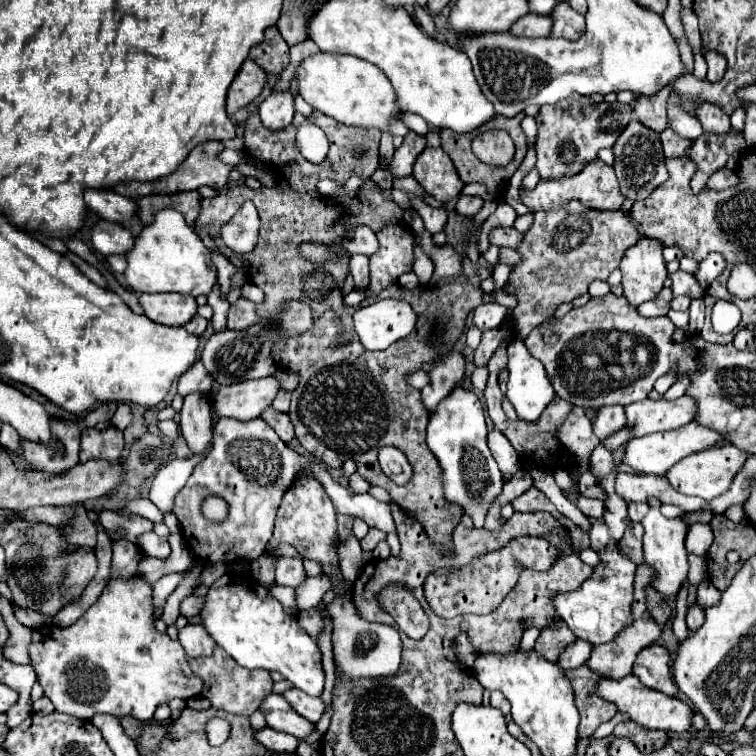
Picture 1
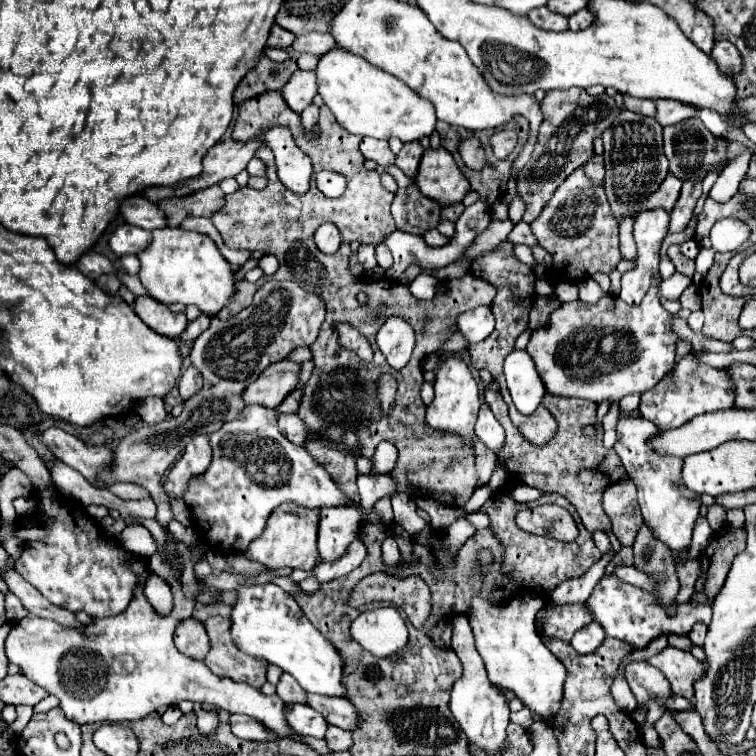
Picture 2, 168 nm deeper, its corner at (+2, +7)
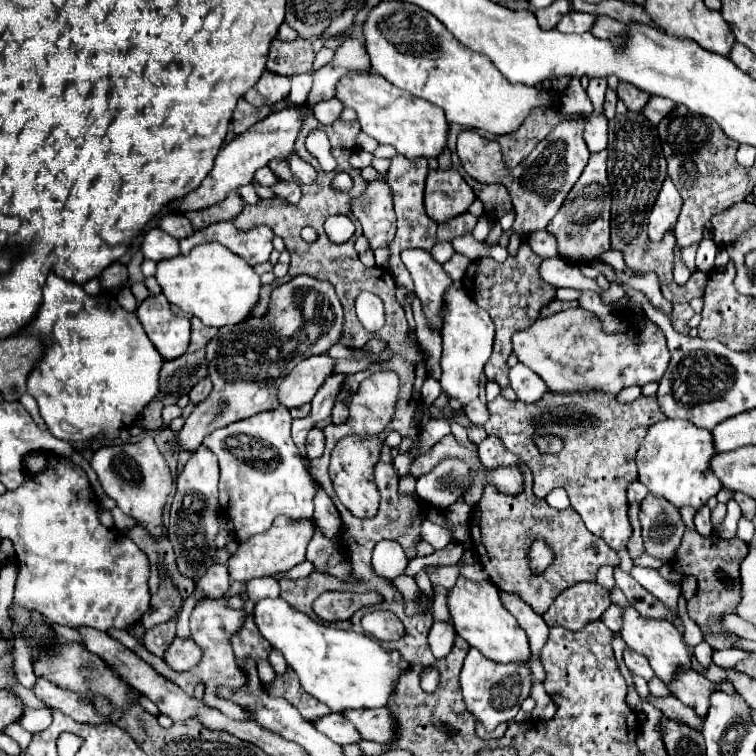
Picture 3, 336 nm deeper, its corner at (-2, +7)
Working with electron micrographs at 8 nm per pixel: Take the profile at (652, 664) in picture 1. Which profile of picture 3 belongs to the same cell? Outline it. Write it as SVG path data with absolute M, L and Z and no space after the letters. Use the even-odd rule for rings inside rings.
M682 670L678 672L678 678L668 686L670 692L686 706L694 708L694 712L700 718L706 718L706 712L710 708L710 694L720 690L726 692L730 696L736 694L736 688L732 682L722 682L722 684L714 684L708 678L704 678L702 674L698 674L696 670Z

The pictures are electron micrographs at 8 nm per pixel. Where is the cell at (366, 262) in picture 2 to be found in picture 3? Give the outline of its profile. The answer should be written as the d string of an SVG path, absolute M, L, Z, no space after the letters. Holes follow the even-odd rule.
M386 178L368 182L366 192L350 204L350 210L362 222L364 236L370 240L372 250L390 244L396 232L396 214Z

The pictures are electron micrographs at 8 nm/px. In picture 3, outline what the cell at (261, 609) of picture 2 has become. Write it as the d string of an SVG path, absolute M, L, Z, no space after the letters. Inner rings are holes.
M264 598L256 602L254 620L270 646L278 648L288 666L294 668L302 688L324 702L332 712L388 706L394 694L394 682L398 682L400 672L406 668L406 662L396 650L386 650L380 642L354 630L324 626L292 608L282 598Z

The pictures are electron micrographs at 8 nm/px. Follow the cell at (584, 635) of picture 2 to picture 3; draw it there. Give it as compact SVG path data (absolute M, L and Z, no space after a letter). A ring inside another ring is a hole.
M610 604L610 608L602 614L602 622L612 630L612 632L620 632L622 630L622 608L618 608L618 604Z

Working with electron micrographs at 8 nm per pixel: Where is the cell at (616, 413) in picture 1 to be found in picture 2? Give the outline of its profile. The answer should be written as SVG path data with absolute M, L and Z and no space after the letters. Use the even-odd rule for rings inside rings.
M622 416L618 420L616 432L616 444L614 450L622 460L622 466L626 468L630 480L636 484L638 488L638 504L642 508L642 516L644 516L644 524L654 532L654 538L660 540L662 544L666 544L670 548L670 552L674 552L674 556L678 556L682 550L686 550L690 546L690 538L692 538L692 528L694 522L698 518L698 502L692 502L688 498L684 498L678 488L672 486L672 482L682 484L680 478L680 468L682 468L682 458L674 458L674 456L658 456L656 452L652 452L646 446L646 440L656 434L656 426L648 420L642 418L630 418L630 416Z

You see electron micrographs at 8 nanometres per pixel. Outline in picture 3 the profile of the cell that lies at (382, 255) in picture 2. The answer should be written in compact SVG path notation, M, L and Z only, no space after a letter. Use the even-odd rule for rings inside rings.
M394 156L390 170L388 170L388 184L394 192L394 208L396 208L396 216L398 216L398 232L394 236L394 240L390 242L390 274L394 276L396 284L406 286L408 290L414 290L412 286L412 278L406 272L402 260L400 260L400 252L406 248L422 248L422 250L430 250L434 246L436 240L436 228L438 224L432 222L426 212L424 212L424 180L428 176L428 162L426 158L418 158L418 160L406 160L404 156Z

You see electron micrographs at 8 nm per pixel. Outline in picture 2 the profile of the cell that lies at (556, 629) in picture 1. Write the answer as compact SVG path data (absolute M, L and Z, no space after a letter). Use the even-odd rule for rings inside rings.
M546 604L538 616L538 632L542 638L560 638L570 642L576 630L590 624L592 616L584 604L564 604L564 606L550 606Z

